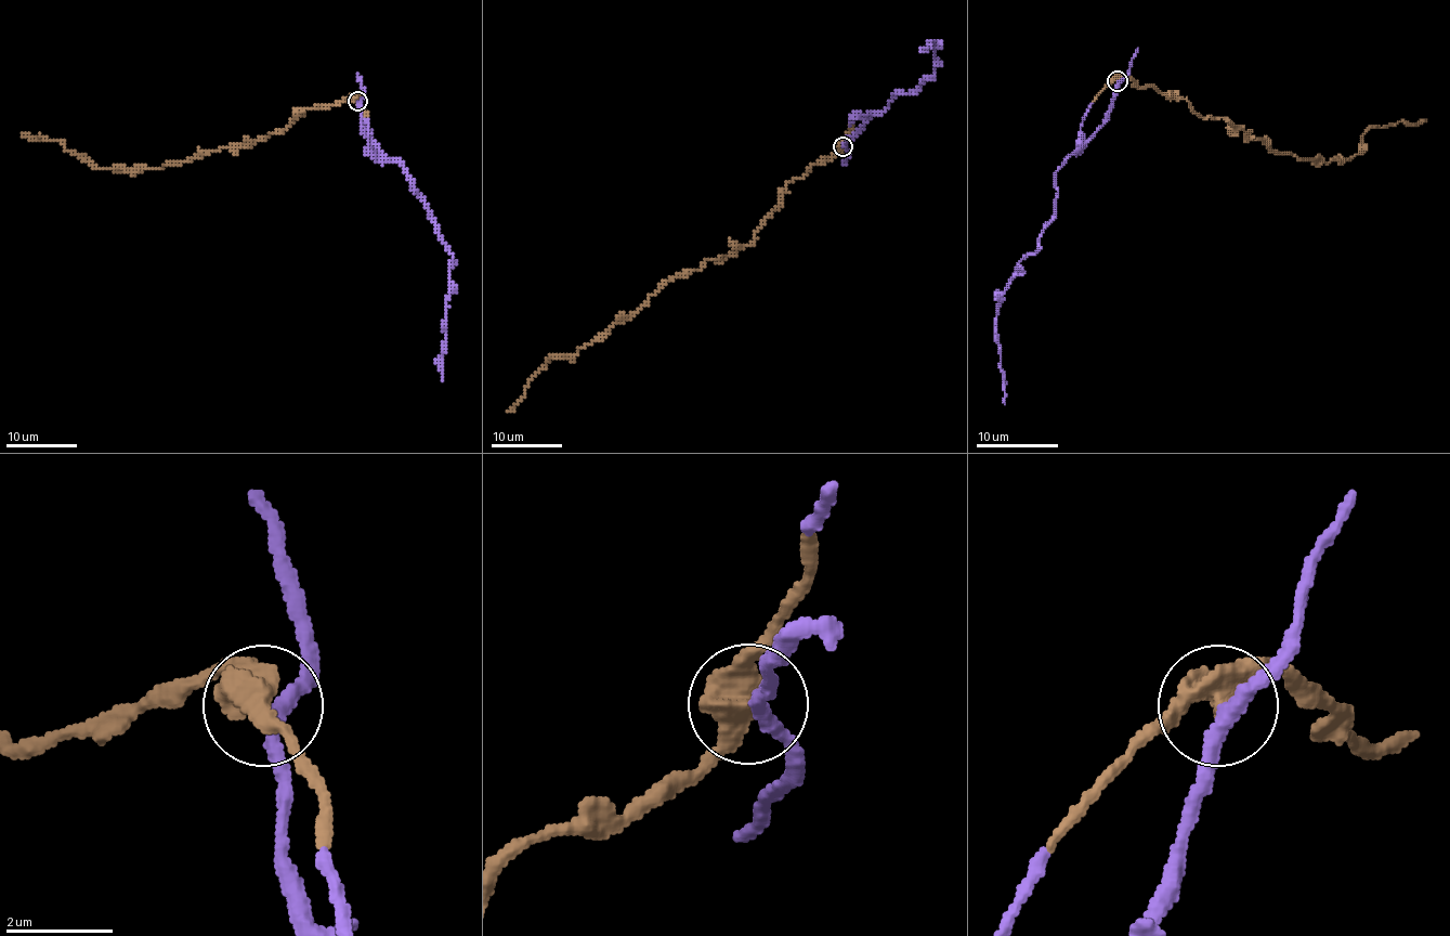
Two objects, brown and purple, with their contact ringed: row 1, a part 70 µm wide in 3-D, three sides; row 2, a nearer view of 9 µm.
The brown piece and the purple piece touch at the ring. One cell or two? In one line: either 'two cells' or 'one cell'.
one cell

